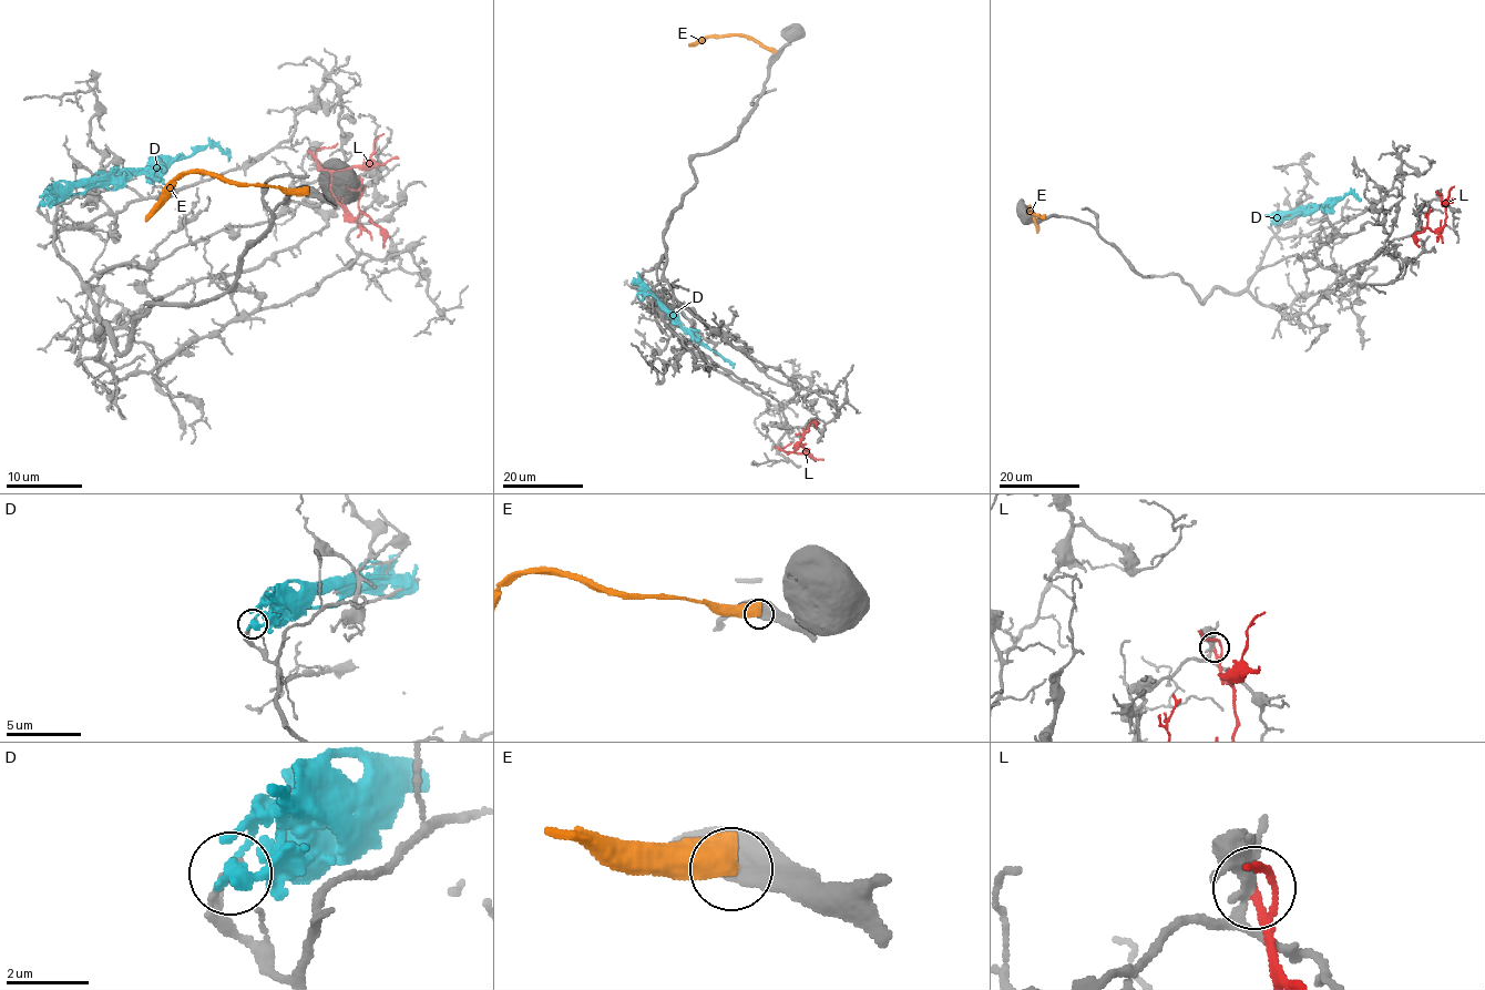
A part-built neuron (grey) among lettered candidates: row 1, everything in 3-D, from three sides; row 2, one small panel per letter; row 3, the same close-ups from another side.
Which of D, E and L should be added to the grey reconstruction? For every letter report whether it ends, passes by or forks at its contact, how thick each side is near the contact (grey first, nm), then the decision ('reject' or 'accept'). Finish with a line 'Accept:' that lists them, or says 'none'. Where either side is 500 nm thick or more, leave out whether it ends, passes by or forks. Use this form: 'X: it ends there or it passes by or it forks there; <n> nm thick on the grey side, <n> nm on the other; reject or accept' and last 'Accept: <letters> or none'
D: it passes by; 190 nm thick on the grey side, 320 nm on the other; reject
E: 480 nm thick on the grey side, 700 nm on the other; reject
L: it passes by; 360 nm thick on the grey side, 170 nm on the other; reject
Accept: none

